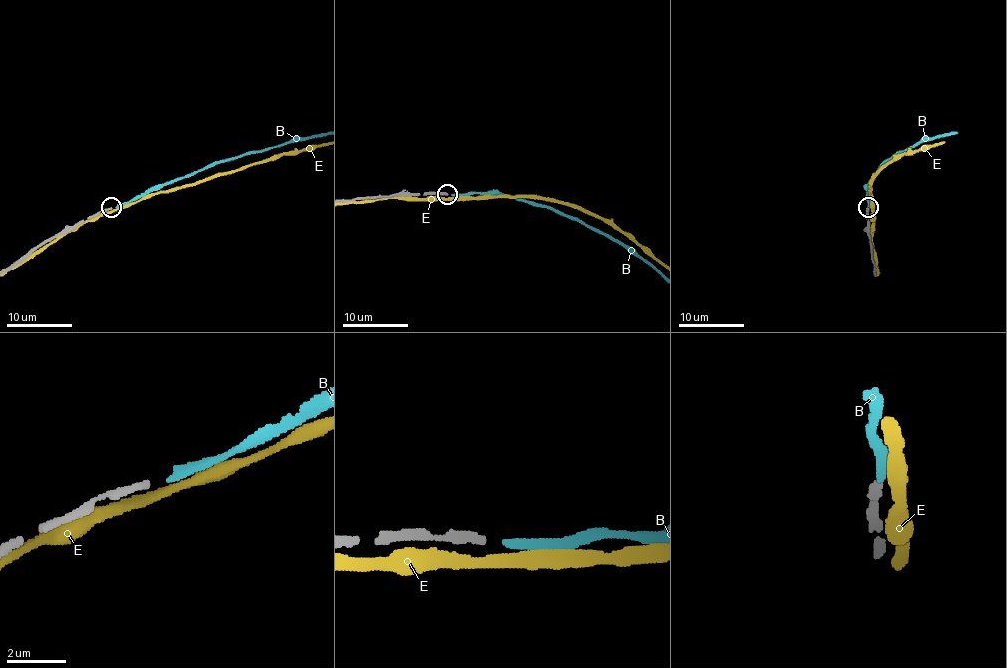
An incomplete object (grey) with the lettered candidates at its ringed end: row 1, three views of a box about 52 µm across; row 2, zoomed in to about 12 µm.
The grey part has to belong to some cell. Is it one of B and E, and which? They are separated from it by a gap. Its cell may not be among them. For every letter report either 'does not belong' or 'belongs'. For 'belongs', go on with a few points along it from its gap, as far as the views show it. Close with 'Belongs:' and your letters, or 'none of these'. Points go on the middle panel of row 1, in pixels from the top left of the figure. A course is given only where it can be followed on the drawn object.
B: belongs
E: does not belong
Belongs: B

